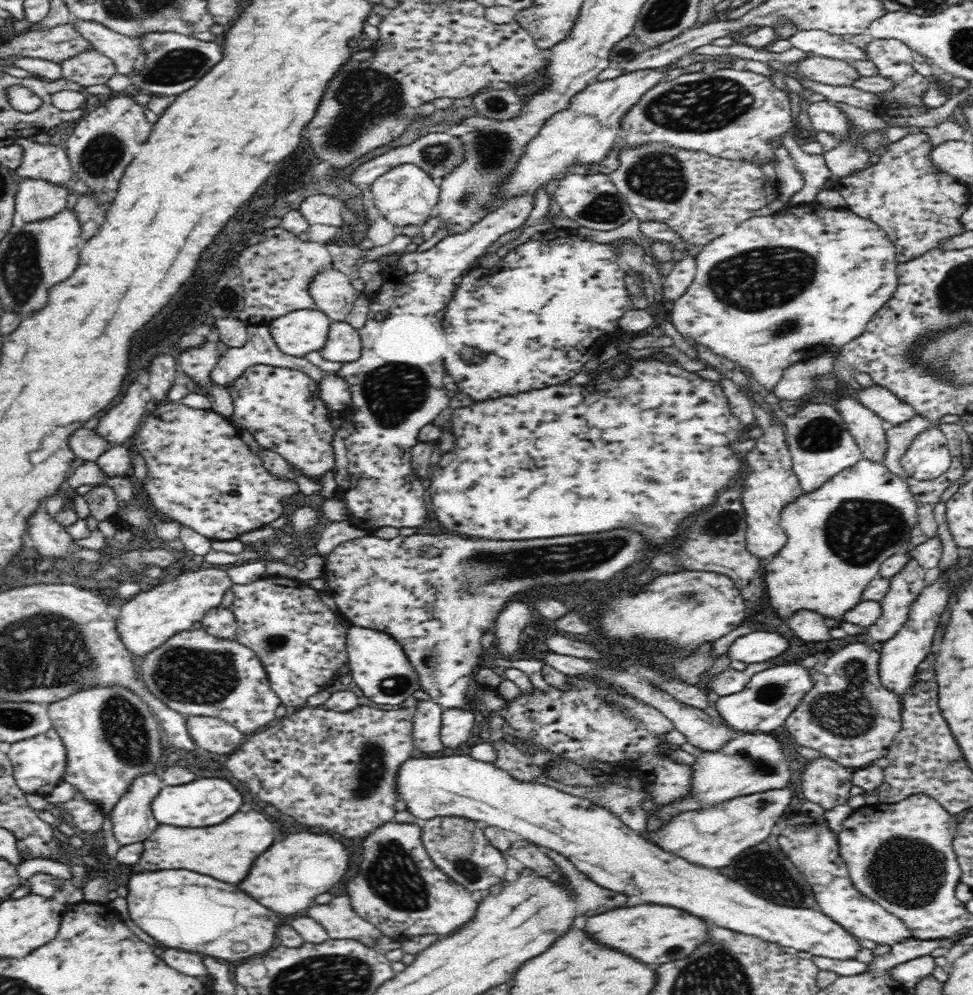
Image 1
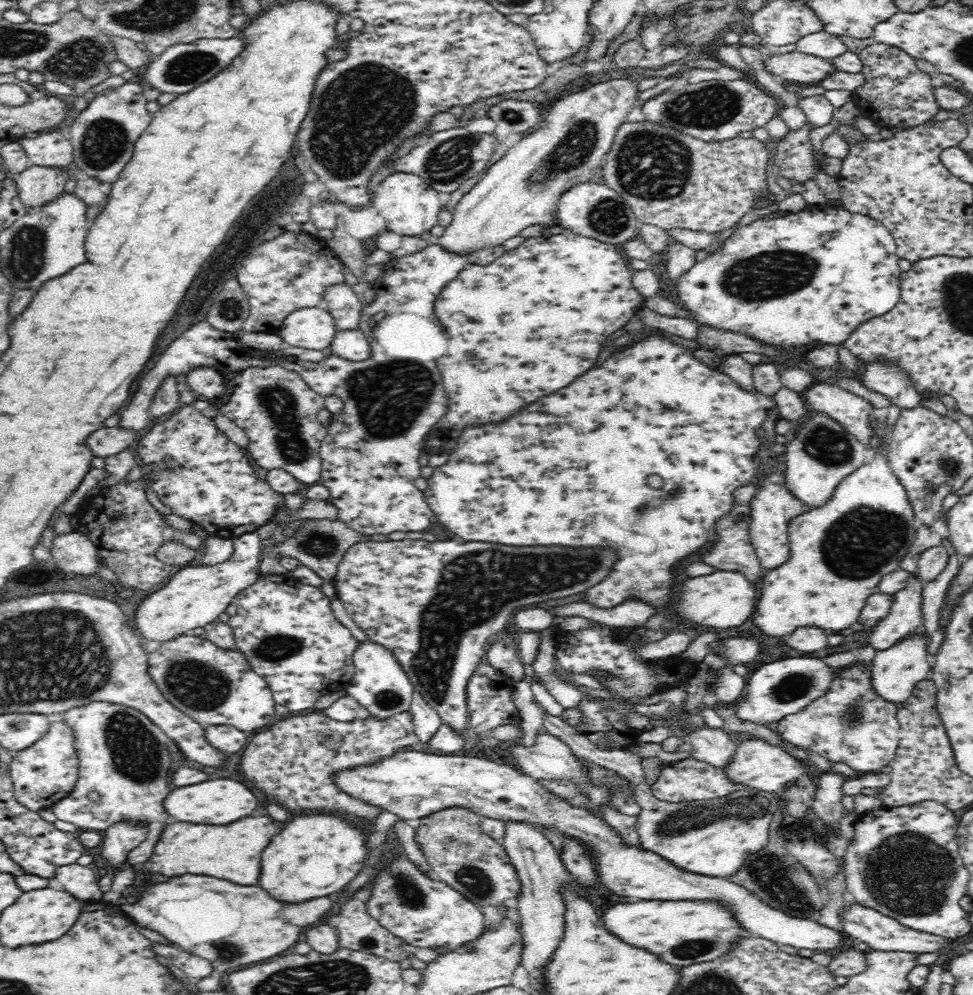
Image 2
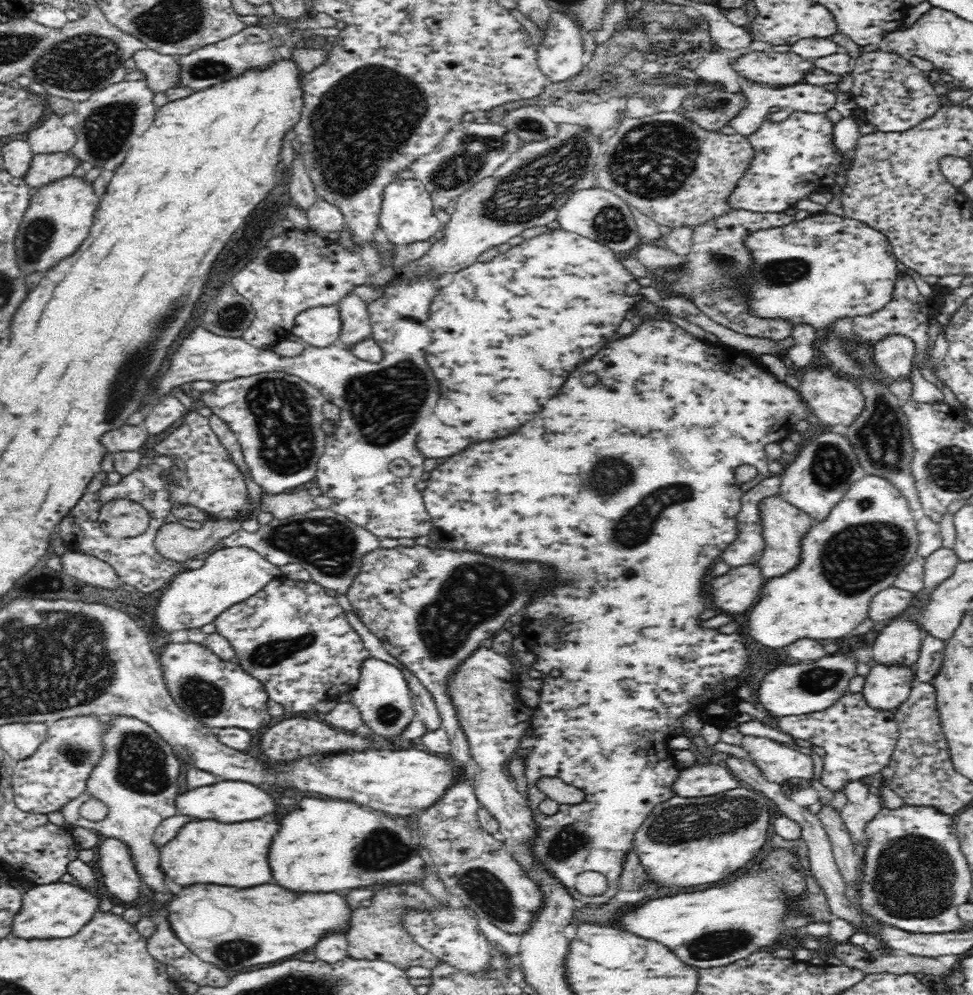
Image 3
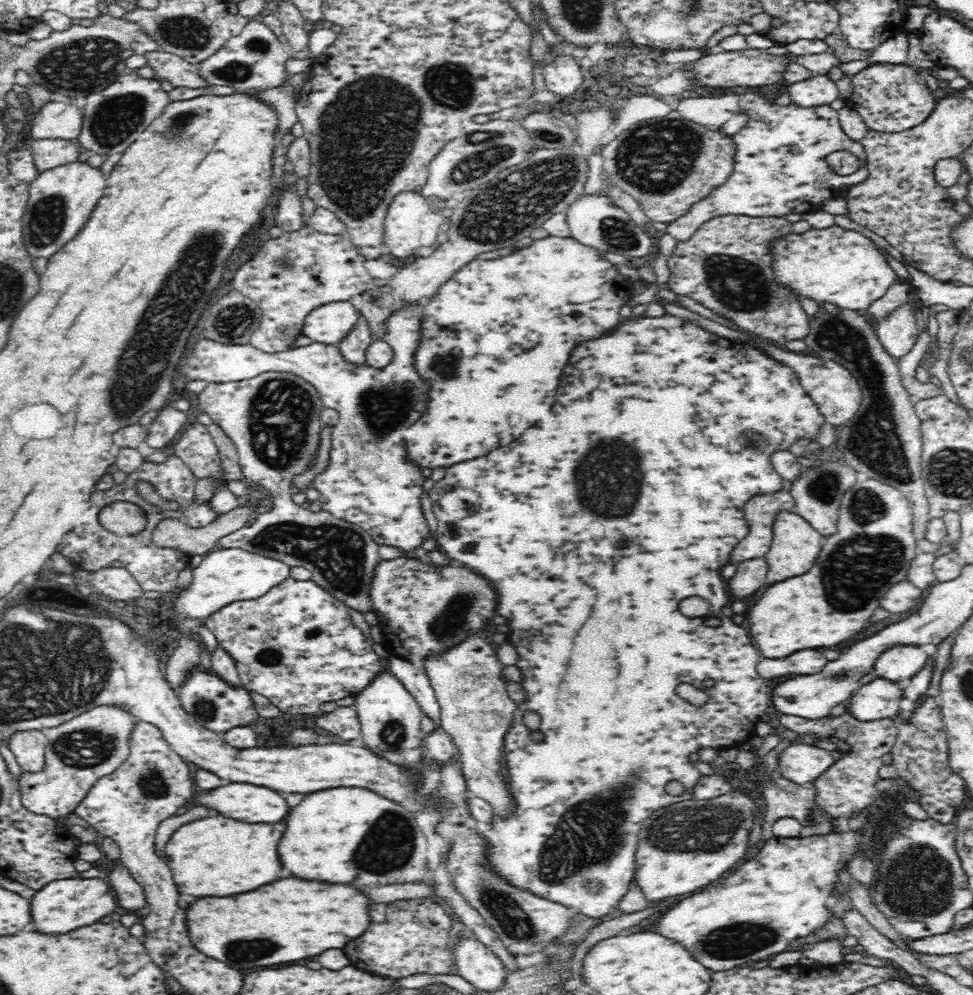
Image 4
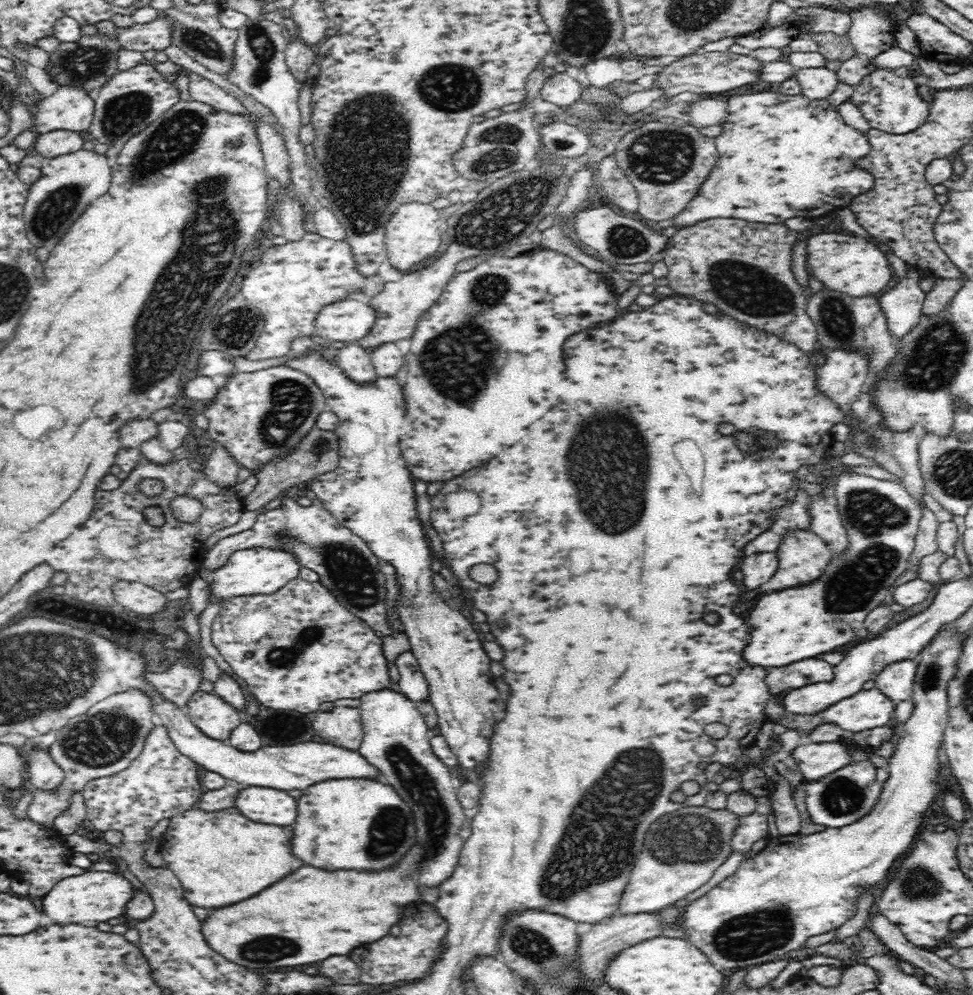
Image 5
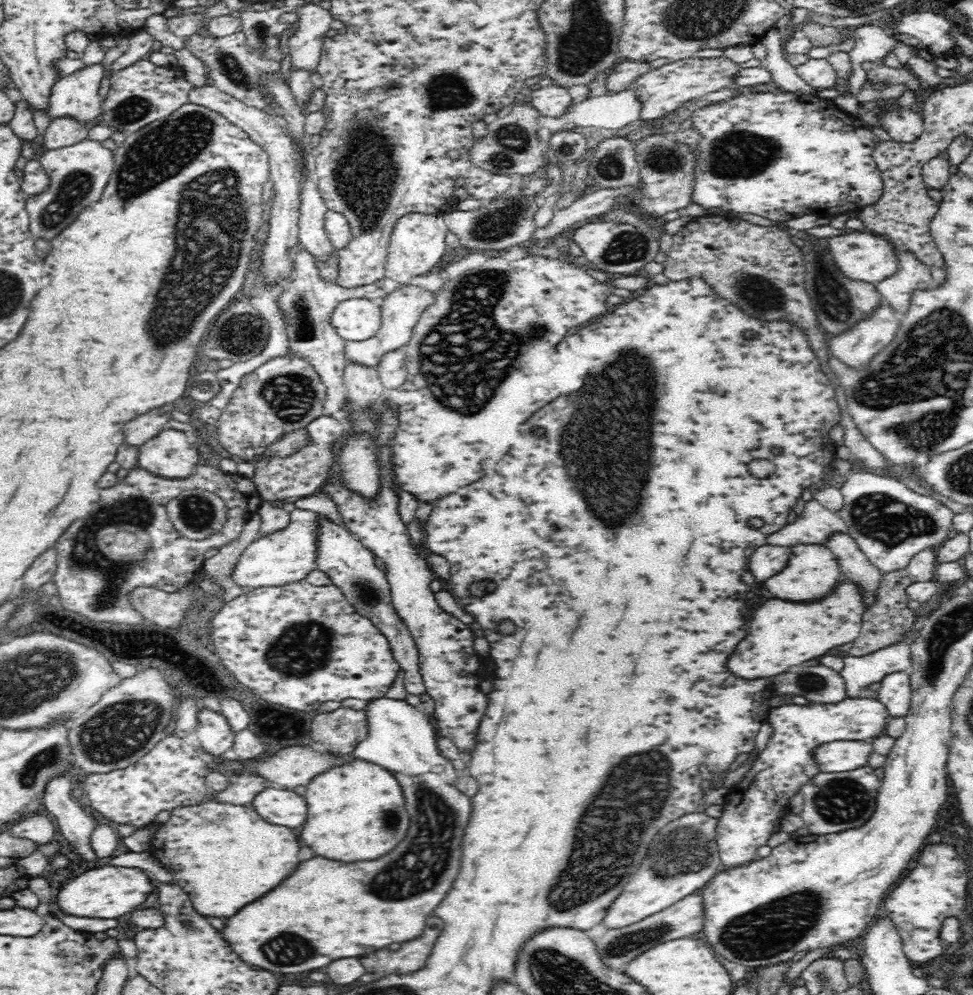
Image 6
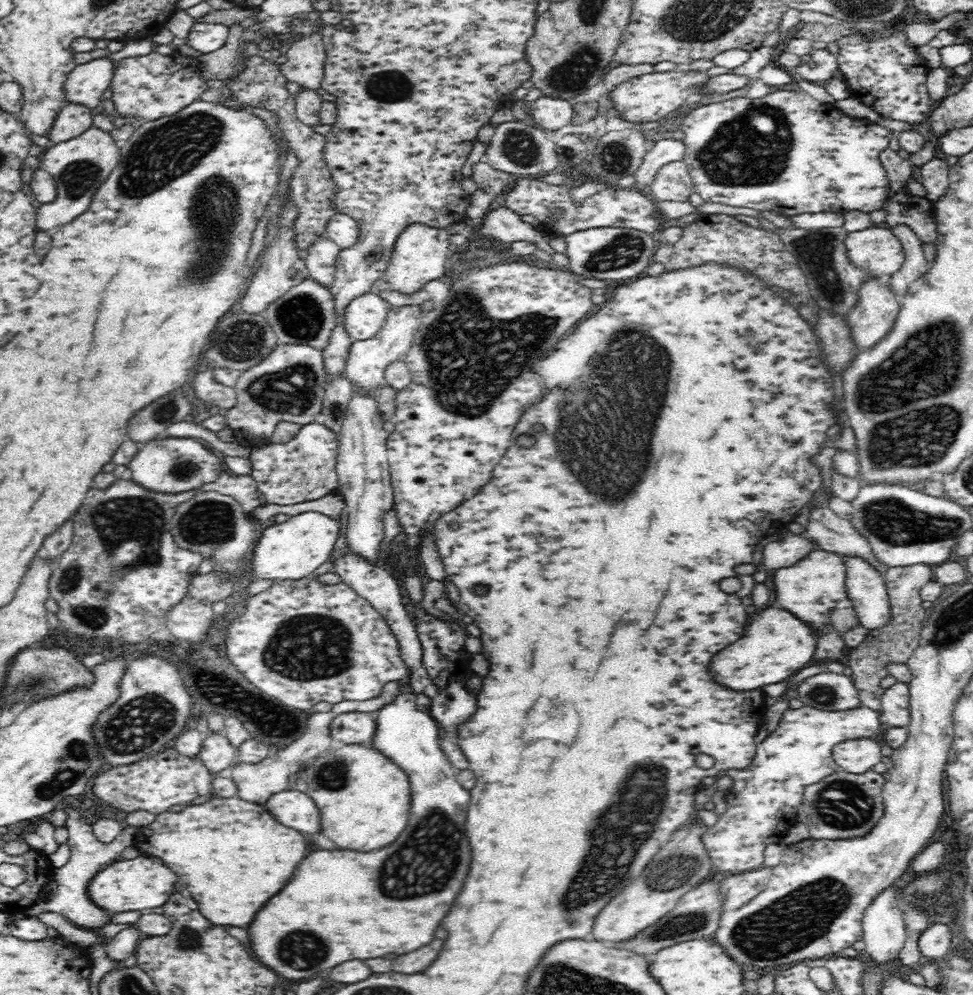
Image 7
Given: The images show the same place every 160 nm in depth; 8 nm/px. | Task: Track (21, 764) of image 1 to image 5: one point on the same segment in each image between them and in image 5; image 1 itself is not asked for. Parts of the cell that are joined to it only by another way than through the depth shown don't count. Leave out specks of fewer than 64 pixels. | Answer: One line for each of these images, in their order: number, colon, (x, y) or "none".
2: (44, 773)
3: (57, 772)
4: (88, 747)
5: (101, 742)

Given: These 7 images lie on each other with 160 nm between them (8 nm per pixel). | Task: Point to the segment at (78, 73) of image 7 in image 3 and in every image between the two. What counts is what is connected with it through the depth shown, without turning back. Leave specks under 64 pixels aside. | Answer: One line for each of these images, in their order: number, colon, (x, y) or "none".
3: (53, 137)
4: (56, 120)
5: (70, 108)
6: (76, 96)

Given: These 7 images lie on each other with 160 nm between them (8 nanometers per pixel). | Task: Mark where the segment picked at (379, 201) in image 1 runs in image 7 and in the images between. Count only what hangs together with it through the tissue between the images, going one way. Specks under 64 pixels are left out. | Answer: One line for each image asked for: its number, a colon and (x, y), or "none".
2: (410, 206)
3: (406, 213)
4: (408, 224)
5: (412, 234)
6: (416, 245)
7: (420, 254)

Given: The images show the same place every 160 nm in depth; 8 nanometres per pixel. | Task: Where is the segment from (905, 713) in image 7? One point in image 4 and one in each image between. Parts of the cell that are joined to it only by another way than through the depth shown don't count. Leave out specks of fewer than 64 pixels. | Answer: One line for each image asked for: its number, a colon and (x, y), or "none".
4: (900, 662)
5: (896, 680)
6: (895, 691)

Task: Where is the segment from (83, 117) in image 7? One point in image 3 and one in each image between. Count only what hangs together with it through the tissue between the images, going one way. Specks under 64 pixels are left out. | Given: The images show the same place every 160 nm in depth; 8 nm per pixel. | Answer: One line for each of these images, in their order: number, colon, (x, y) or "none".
3: (44, 169)
4: (47, 153)
5: (55, 143)
6: (64, 132)

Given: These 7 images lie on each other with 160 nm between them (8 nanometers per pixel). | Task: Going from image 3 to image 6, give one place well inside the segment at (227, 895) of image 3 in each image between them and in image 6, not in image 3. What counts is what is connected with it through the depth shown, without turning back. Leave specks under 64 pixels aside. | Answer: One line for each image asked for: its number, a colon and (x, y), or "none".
4: (292, 919)
5: (311, 914)
6: (326, 910)

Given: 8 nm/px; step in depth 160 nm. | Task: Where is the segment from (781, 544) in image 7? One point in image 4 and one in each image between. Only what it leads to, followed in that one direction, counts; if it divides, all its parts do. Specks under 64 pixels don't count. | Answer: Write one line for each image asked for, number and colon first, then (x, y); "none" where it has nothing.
4: (750, 575)
5: (758, 569)
6: (769, 560)

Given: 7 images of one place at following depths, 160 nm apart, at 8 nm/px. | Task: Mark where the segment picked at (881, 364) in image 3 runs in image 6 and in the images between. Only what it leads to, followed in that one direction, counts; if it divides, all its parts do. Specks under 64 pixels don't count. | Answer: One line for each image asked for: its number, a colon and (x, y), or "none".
4: (897, 332)
5: (901, 303)
6: (912, 275)

